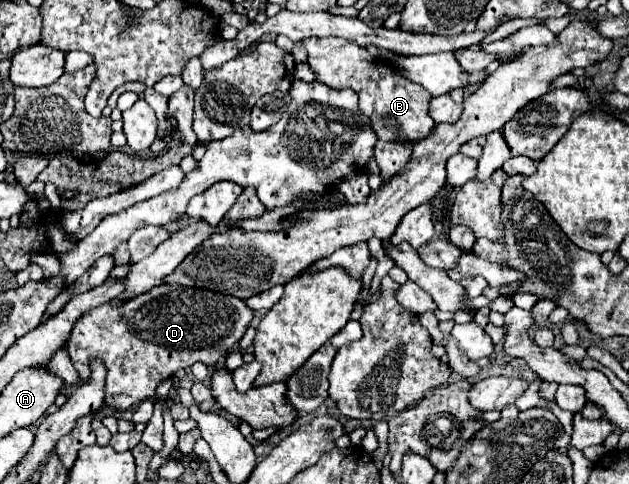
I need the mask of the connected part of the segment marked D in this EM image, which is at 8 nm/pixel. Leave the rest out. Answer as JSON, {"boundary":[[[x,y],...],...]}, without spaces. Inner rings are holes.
{"boundary":[[[160,285],[120,307],[102,303],[84,313],[70,333],[68,353],[80,379],[88,379],[90,357],[104,359],[108,369],[106,403],[124,411],[134,409],[144,399],[152,399],[158,383],[178,369],[188,369],[196,361],[208,367],[216,365],[222,355],[236,347],[252,317],[254,311],[242,299],[208,289]]]}

